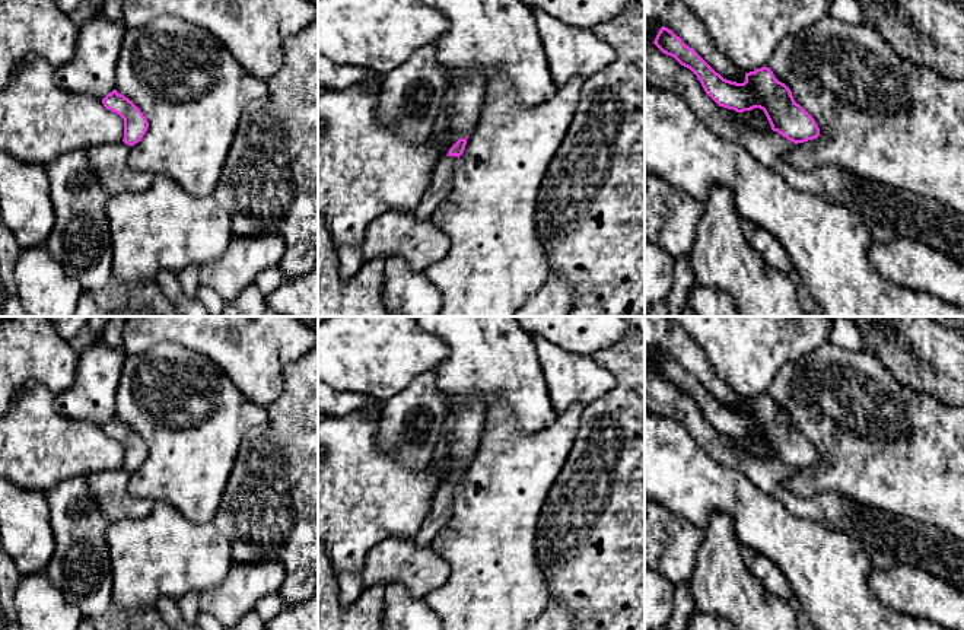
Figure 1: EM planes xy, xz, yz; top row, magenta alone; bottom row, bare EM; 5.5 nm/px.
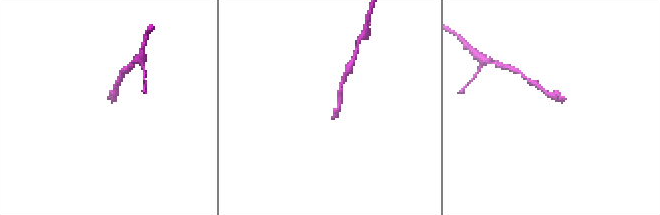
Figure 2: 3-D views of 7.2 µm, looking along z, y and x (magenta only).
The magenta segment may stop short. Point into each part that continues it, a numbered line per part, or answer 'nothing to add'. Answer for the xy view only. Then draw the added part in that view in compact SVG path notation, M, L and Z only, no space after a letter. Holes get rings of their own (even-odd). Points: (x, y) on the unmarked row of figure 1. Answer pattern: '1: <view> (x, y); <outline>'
nothing to add

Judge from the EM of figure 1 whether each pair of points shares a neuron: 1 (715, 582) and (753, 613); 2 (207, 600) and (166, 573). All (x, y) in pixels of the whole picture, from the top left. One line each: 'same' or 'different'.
1: same
2: different

